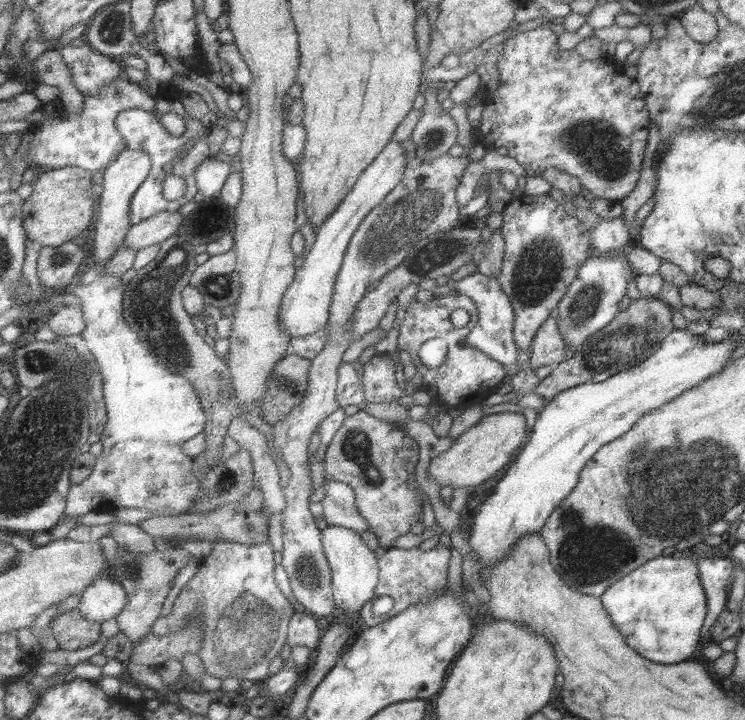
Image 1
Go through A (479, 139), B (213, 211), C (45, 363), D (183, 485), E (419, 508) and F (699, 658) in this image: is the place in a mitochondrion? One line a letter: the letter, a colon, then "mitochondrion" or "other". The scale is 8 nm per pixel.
A: other
B: other
C: mitochondrion
D: other
E: other
F: other

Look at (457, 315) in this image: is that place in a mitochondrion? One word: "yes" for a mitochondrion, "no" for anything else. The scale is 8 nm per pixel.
no

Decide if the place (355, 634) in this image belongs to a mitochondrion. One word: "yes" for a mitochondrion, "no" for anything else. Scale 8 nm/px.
no

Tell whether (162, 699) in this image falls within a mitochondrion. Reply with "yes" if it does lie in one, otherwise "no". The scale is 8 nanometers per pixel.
no

